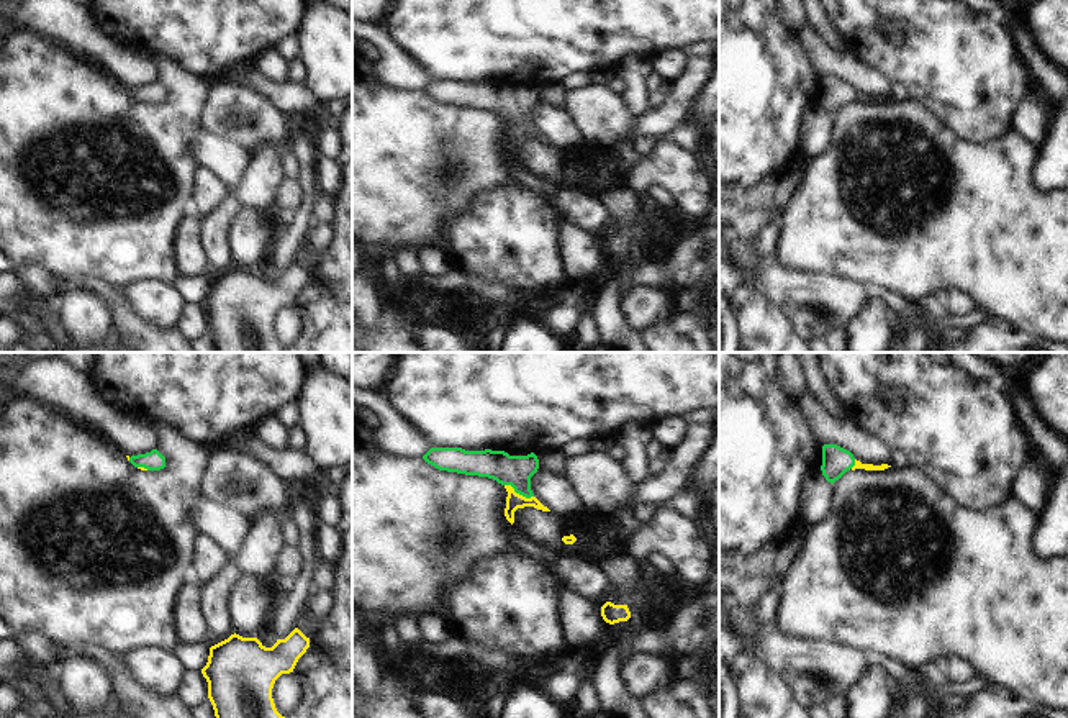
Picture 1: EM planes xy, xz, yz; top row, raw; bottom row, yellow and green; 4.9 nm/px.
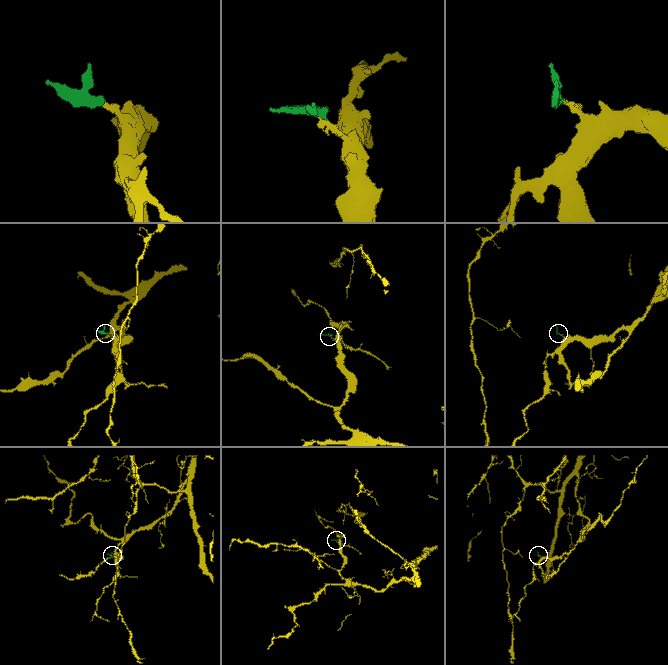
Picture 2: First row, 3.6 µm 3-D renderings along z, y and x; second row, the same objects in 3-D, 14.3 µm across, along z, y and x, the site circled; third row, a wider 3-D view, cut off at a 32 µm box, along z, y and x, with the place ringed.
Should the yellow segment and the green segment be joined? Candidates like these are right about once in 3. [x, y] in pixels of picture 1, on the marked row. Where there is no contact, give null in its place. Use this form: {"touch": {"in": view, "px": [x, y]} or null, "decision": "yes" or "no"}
{"touch": {"in": "xz", "px": [518, 494]}, "decision": "yes"}

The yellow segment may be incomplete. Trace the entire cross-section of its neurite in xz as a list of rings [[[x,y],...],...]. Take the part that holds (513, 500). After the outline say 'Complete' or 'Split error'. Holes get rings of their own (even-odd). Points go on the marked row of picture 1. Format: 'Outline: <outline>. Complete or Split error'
Outline: [[[431,448],[423,459],[439,470],[488,477],[501,484],[508,492],[505,516],[511,525],[514,523],[514,511],[518,508],[534,507],[550,511],[531,490],[531,477],[539,469],[539,459],[534,452],[509,456],[505,451],[491,449]]]. Split error

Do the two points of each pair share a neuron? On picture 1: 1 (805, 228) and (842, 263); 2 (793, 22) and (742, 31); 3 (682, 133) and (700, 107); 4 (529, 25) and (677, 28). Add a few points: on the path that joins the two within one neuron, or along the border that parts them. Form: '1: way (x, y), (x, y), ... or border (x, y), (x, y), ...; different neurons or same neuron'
1: way (814, 235), (832, 253); same neuron
2: border (780, 17), (796, 36); different neurons
3: way (688, 127), (700, 113); same neuron
4: way (565, 25), (641, 25); same neuron

